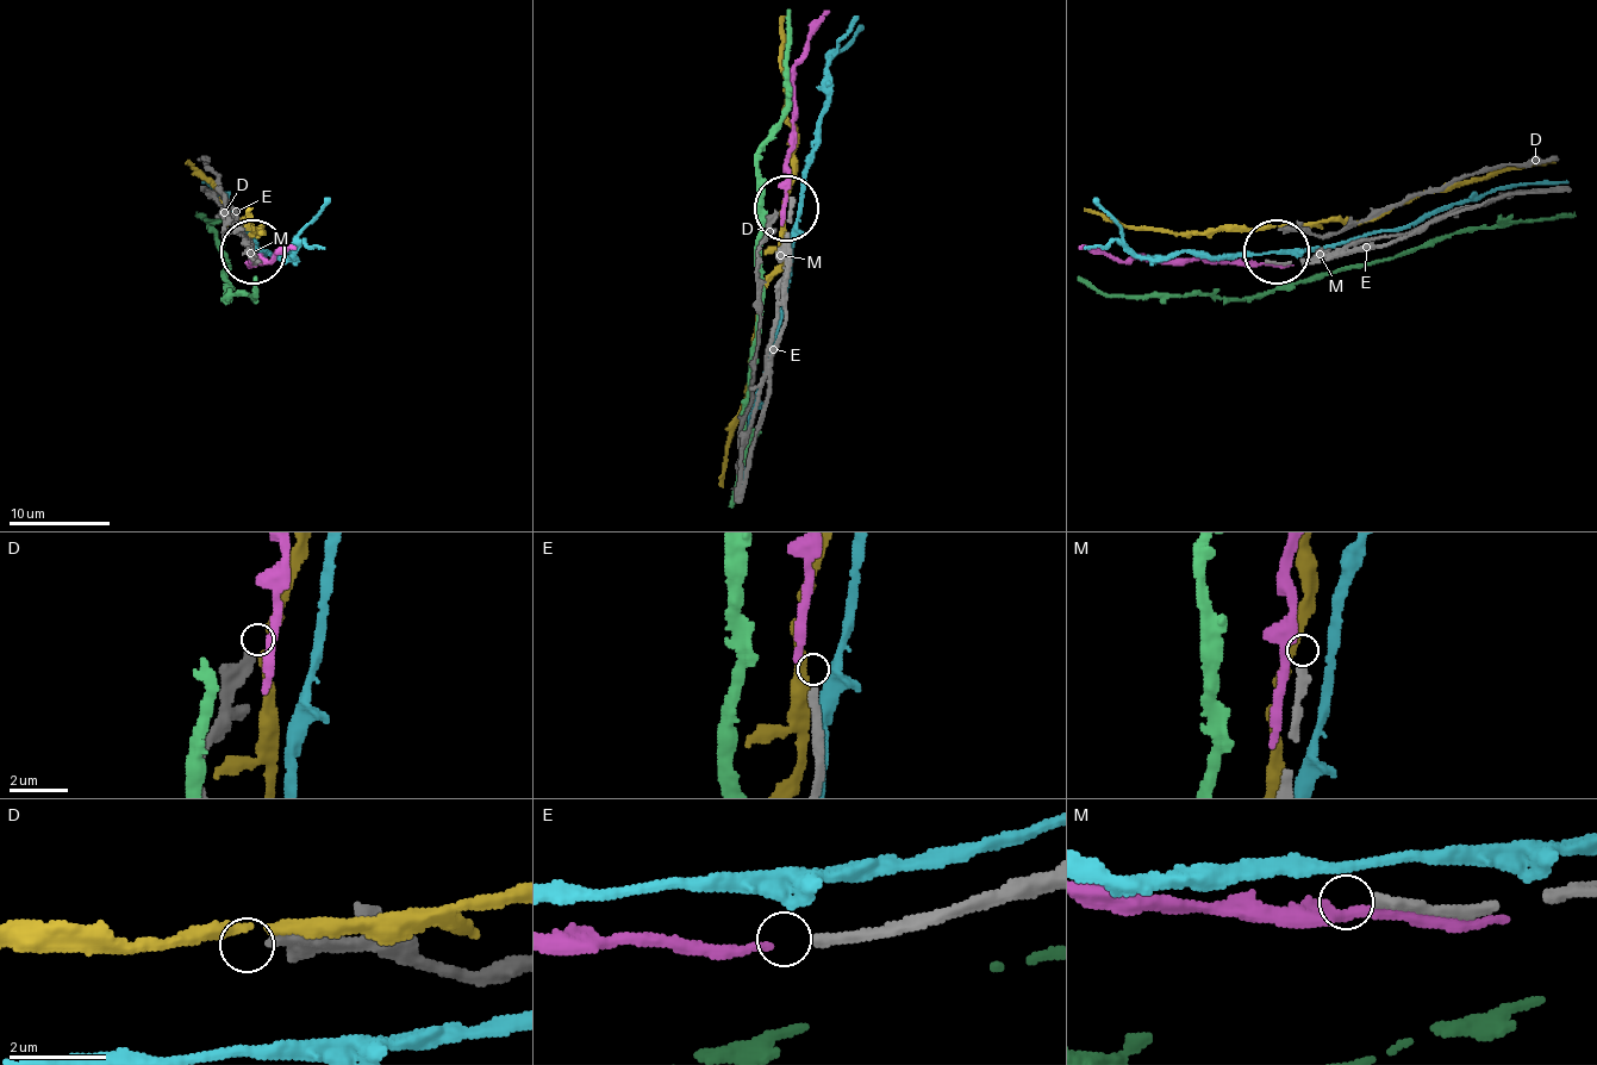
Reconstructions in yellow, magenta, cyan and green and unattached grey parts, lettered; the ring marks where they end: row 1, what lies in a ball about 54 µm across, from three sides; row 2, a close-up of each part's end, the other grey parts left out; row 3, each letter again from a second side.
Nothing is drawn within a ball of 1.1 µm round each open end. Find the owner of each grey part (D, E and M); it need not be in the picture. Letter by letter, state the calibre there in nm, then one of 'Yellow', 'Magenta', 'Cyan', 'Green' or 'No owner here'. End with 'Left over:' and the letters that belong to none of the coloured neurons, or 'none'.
D: Thickness 360 nm. No owner here
E: Thickness 260 nm. No owner here
M: Thickness 280 nm. No owner here
Left over: D, E, M

